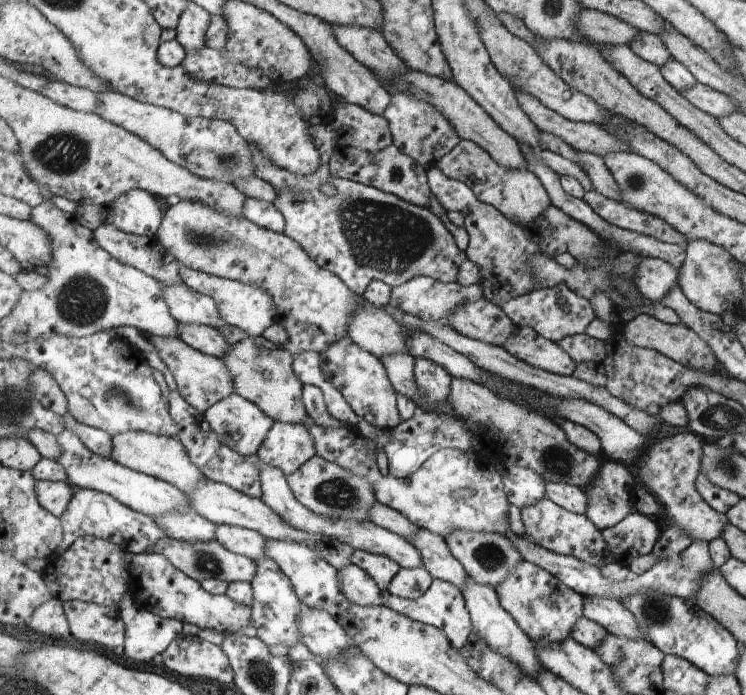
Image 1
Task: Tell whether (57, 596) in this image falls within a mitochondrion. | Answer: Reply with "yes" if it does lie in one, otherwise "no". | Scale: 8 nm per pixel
no

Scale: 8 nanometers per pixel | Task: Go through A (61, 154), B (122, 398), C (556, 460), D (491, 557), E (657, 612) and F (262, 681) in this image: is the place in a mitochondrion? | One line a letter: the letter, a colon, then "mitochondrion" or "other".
A: mitochondrion
B: mitochondrion
C: mitochondrion
D: mitochondrion
E: mitochondrion
F: mitochondrion

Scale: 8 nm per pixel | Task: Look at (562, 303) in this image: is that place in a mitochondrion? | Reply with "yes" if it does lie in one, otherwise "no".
no

